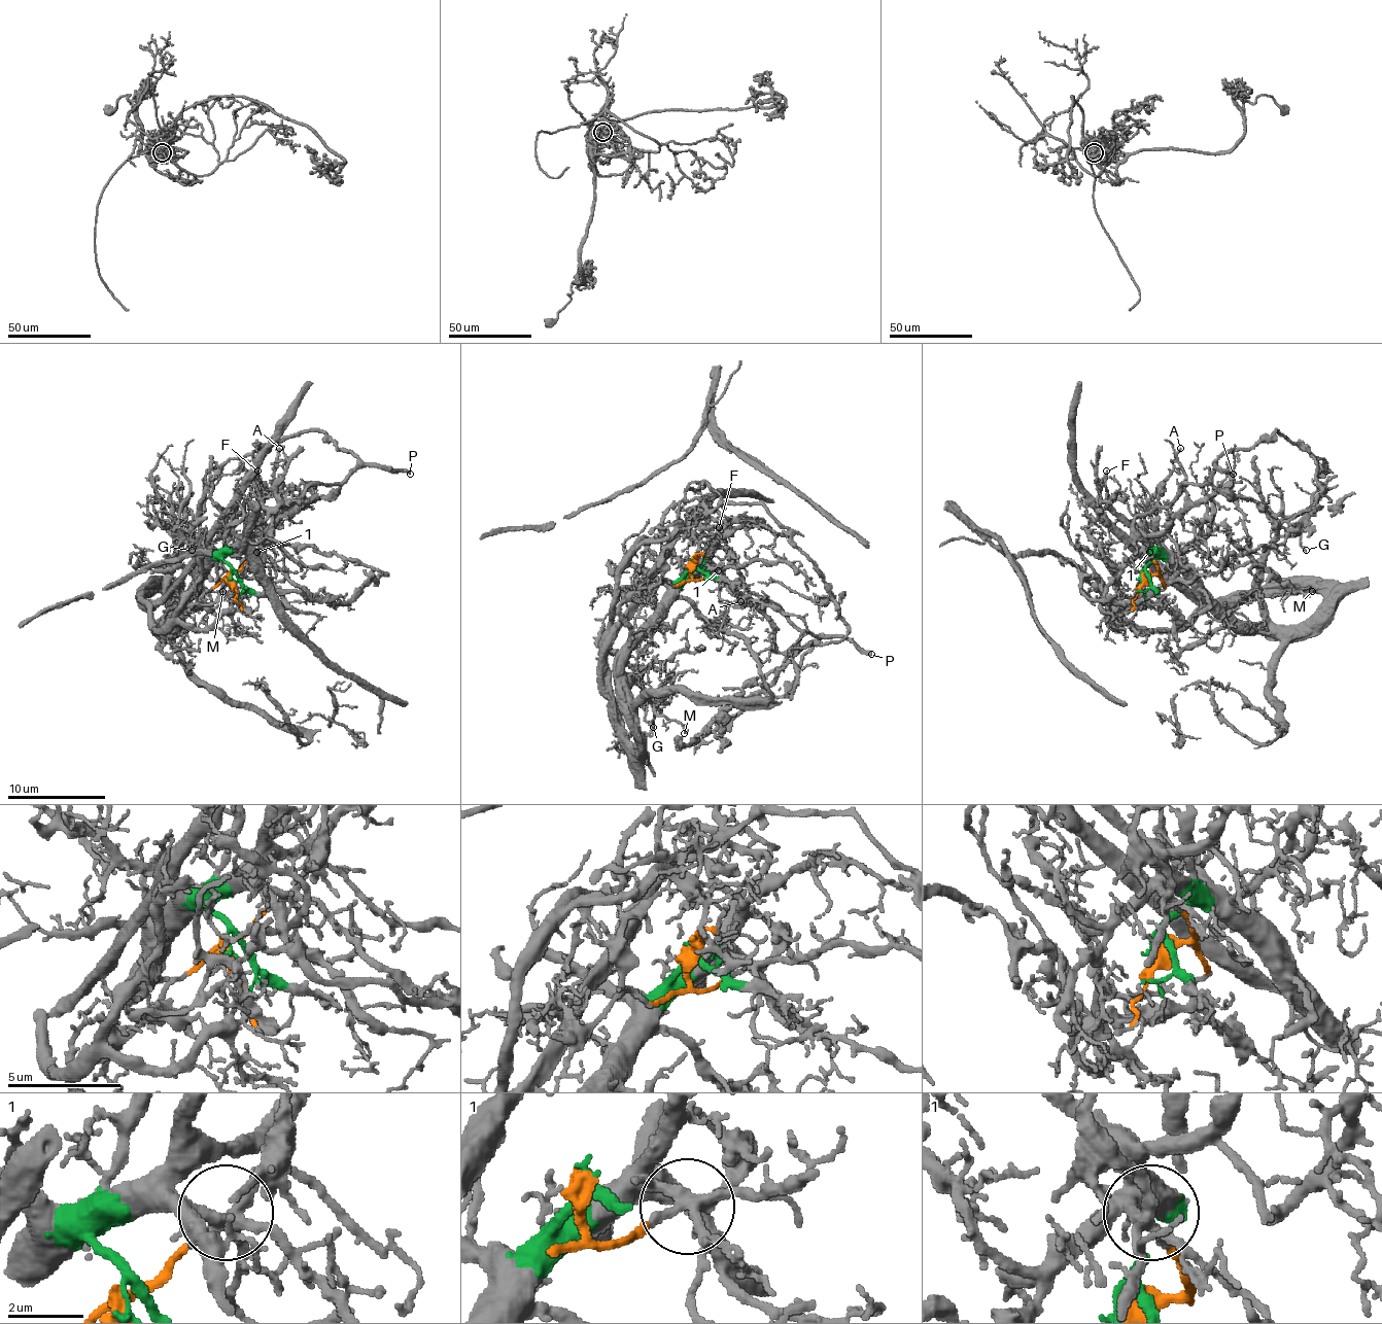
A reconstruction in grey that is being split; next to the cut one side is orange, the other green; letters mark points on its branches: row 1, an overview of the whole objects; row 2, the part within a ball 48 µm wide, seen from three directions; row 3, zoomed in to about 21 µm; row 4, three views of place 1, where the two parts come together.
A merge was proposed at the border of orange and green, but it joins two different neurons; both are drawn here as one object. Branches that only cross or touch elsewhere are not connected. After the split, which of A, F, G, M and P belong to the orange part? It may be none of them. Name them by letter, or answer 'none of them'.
P

